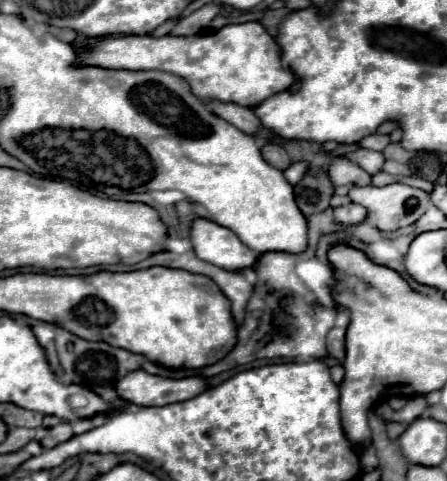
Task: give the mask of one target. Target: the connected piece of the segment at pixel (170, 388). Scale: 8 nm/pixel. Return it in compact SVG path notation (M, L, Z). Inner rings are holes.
M132 371L116 383L116 391L122 399L136 405L170 405L188 401L200 395L208 387L204 377L184 377L184 379L166 379L160 375L150 375L146 371Z

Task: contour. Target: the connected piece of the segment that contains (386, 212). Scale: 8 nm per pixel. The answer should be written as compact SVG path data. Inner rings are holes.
M390 183L384 187L354 187L348 197L374 213L380 231L396 231L398 227L414 223L422 217L428 205L428 193L406 183ZM408 203L414 205L408 207Z

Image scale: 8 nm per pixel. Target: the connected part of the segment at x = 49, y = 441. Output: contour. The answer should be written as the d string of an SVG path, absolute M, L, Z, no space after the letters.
M62 421L60 425L52 427L52 429L48 431L48 435L46 435L46 437L42 437L42 439L40 439L40 445L42 445L44 449L52 449L52 447L56 447L56 445L60 445L60 443L68 441L70 437L72 437L72 427L70 427L70 423Z

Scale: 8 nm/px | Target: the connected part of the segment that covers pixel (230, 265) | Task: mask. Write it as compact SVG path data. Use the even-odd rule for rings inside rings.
M194 219L190 225L190 241L196 257L222 269L246 269L258 259L258 253L240 243L238 235L208 219Z

